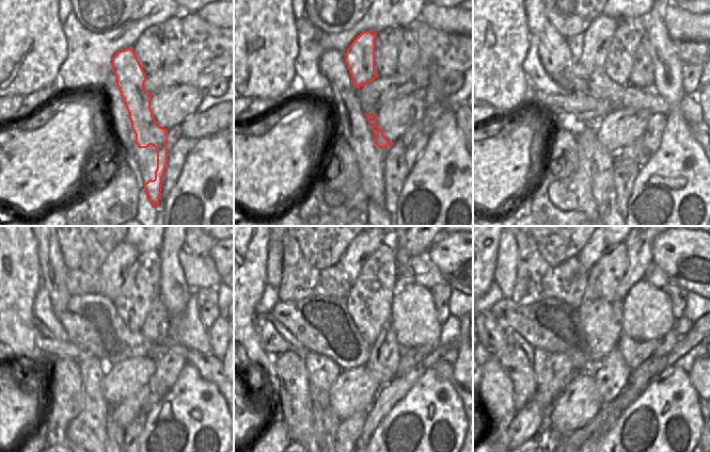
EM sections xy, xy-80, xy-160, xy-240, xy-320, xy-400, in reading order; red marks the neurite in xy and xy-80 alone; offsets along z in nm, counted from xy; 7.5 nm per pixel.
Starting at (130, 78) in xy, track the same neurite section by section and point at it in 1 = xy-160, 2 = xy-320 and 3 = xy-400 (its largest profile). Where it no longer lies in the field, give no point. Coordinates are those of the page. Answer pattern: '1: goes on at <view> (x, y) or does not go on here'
1: goes on at xy-160 (598, 37)
2: goes on at xy-320 (361, 248)
3: goes on at xy-400 (596, 247)

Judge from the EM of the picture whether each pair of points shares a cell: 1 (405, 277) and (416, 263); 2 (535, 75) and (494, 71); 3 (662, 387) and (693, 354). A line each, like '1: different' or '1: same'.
1: different
2: different
3: different

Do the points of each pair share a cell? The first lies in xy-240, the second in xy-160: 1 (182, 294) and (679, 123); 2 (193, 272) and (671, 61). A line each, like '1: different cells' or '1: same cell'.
1: same cell
2: different cells

